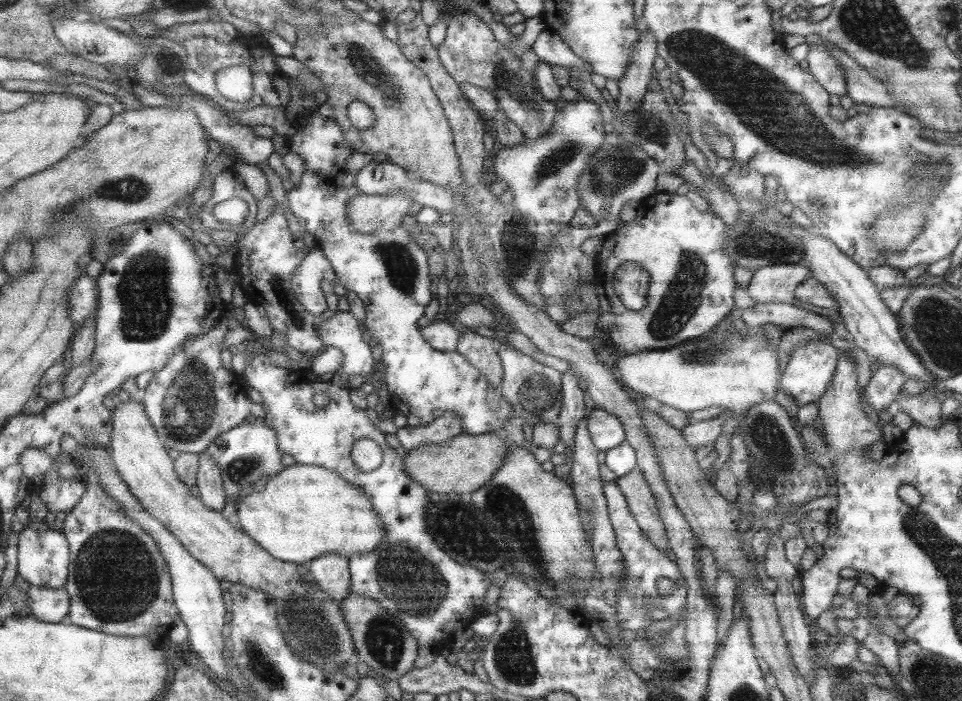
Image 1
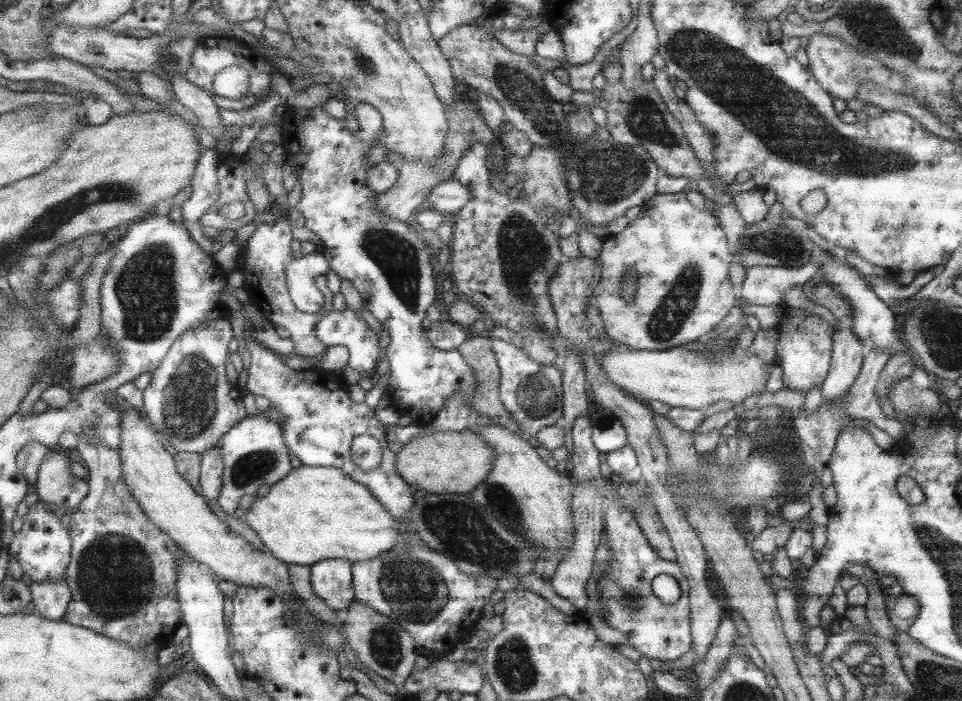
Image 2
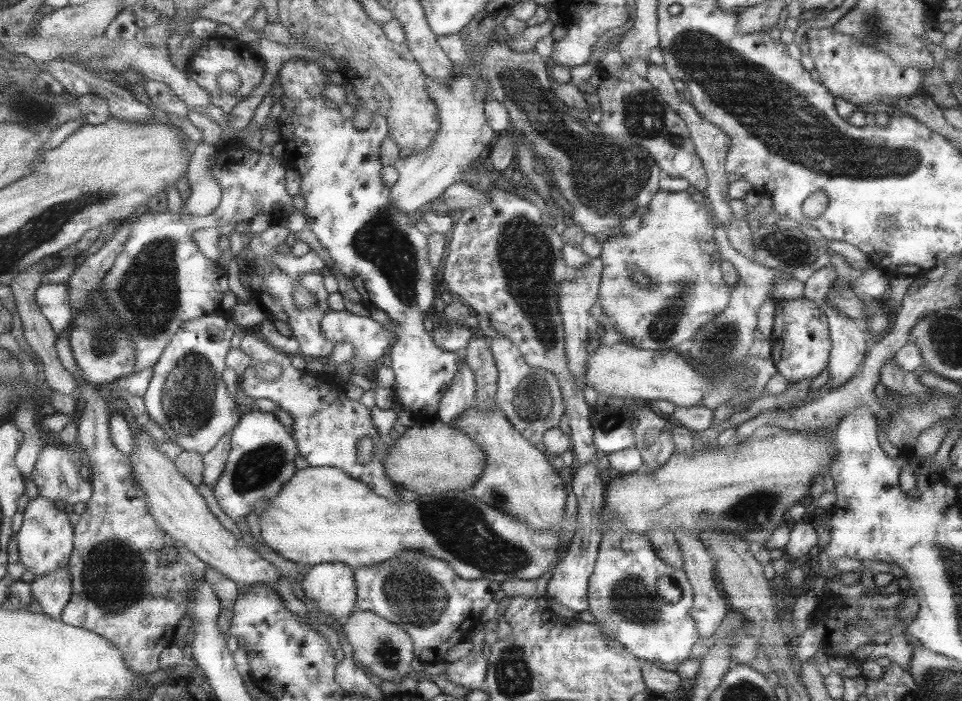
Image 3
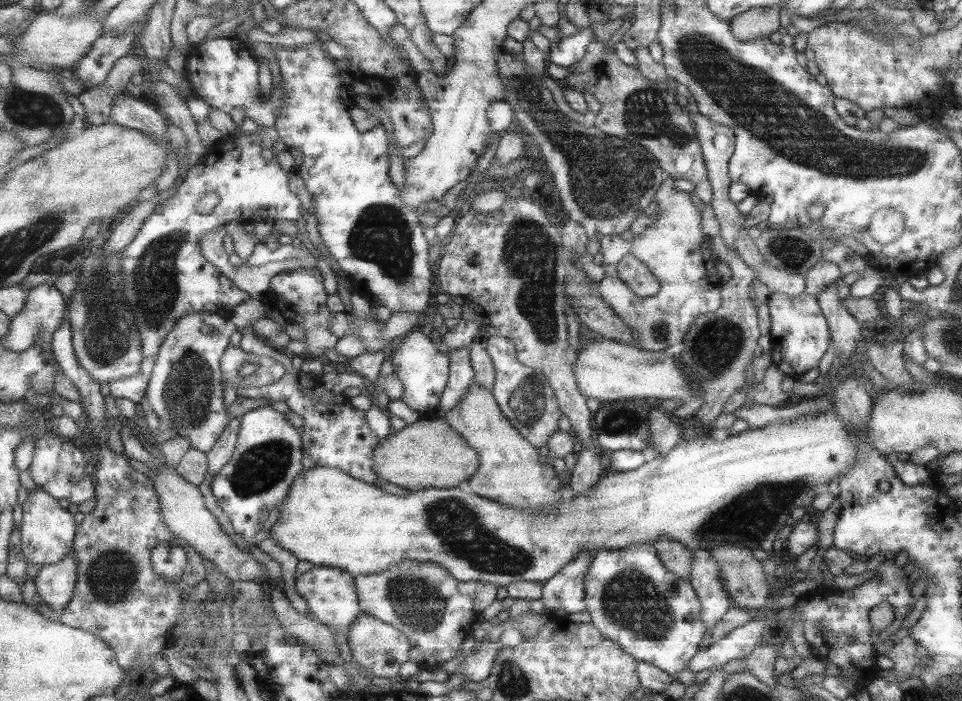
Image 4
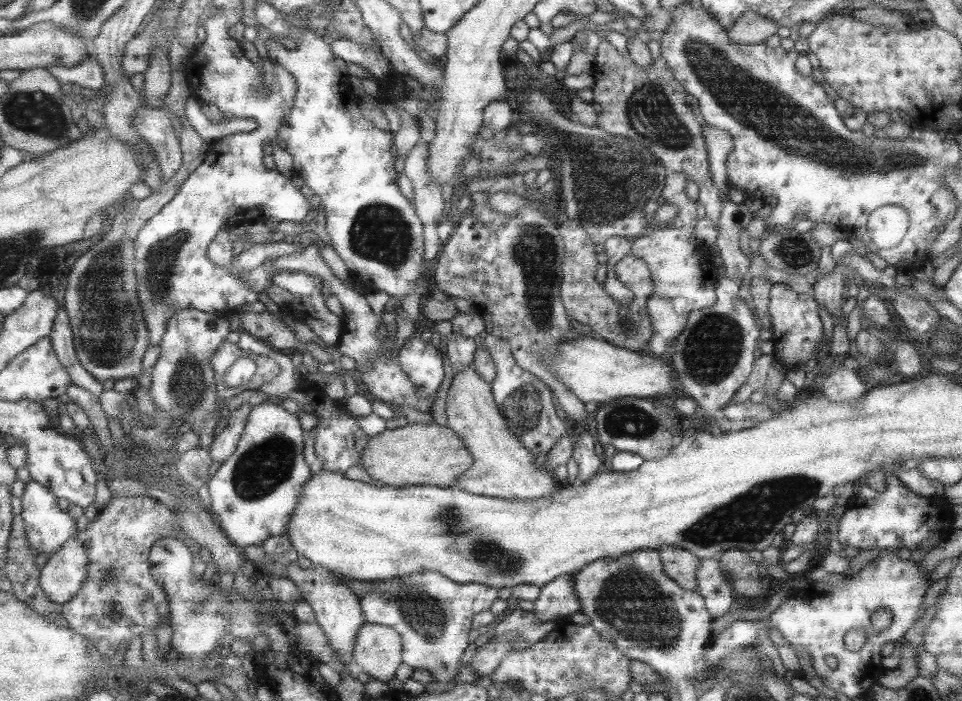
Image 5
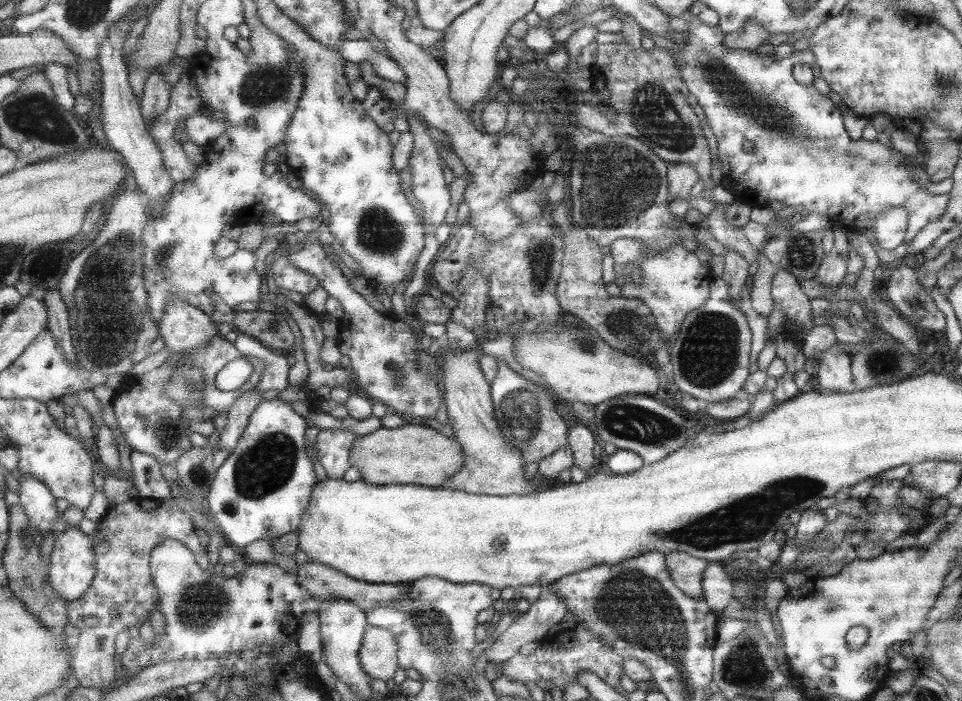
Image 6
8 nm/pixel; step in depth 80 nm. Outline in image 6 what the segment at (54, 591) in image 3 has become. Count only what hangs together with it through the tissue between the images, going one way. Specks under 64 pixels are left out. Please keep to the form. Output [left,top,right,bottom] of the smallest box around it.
[50,524,95,601]

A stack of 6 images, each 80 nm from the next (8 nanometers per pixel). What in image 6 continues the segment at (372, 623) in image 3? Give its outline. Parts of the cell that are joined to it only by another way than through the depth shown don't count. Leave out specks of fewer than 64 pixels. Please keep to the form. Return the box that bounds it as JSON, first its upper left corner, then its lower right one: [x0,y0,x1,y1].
[359,627,401,680]

